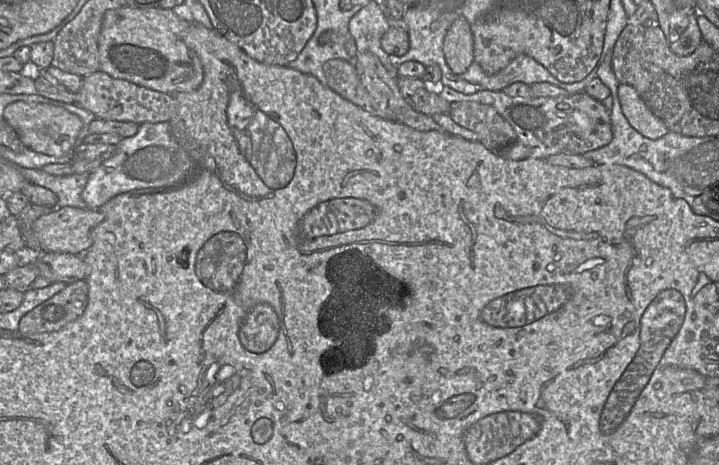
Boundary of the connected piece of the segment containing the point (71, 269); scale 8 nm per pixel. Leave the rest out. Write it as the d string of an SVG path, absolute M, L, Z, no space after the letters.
M42 253L33 264L52 283L64 282L69 285L87 277L87 267L81 255Z

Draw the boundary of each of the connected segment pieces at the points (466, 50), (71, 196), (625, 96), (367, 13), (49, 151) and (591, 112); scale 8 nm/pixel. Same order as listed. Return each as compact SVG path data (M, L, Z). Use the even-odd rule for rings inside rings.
M458 15L443 41L446 64L454 74L462 74L473 62L473 35L468 21Z
M14 165L26 182L49 189L57 196L54 209L62 207L87 208L81 193L87 183L89 173L54 176L42 170L23 168Z
M619 84L618 99L624 116L642 136L655 140L668 133L666 124L648 108L632 86Z
M370 1L349 21L349 32L353 37L357 53L371 52L377 56L383 66L394 76L397 67L389 60L389 55L381 48L380 40L391 23L382 9L374 1Z
M16 101L7 105L3 118L29 150L49 156L62 156L73 146L81 128L81 119L66 109L45 103Z
M439 86L436 93L441 99L452 102L474 101L495 108L516 133L516 140L528 146L533 156L548 157L555 154L582 155L607 145L613 138L610 112L603 103L585 91L565 97L510 97L501 91L481 90L471 94Z

